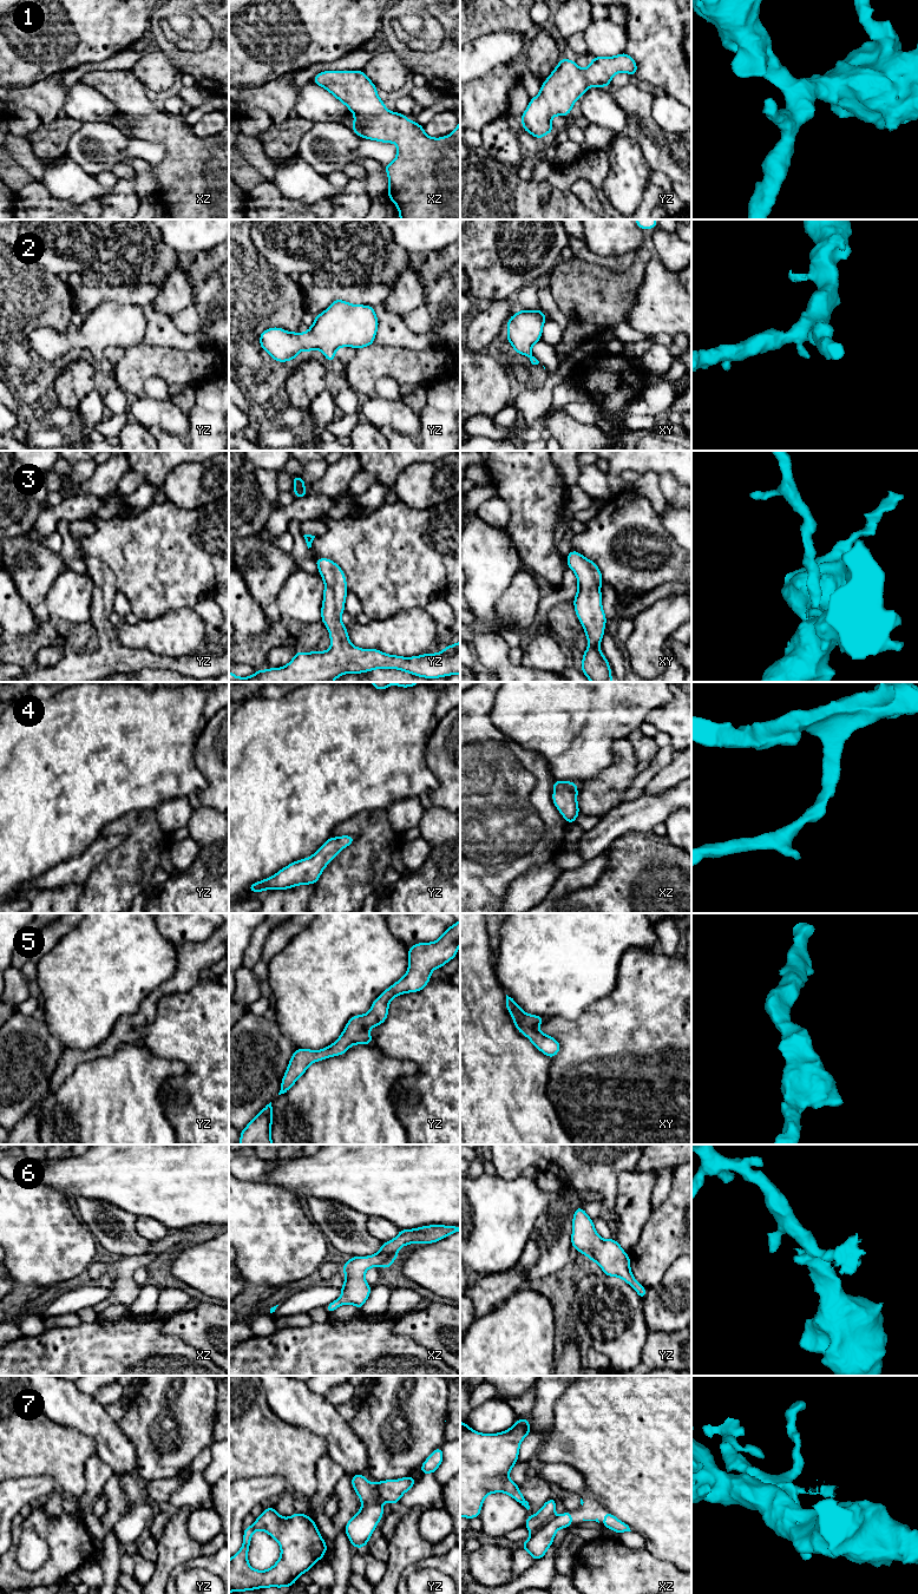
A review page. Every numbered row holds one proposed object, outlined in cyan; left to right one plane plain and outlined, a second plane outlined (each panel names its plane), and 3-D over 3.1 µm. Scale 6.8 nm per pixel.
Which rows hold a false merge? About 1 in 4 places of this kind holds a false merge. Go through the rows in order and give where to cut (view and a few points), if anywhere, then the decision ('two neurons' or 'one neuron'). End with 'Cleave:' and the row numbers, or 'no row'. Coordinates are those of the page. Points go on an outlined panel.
1: no cut; one neuron
2: no cut; one neuron
3: no cut; one neuron
4: no cut; one neuron
5: no cut; one neuron
6: no cut; one neuron
7: cut in xz along (553, 1515), (532, 1533); two neurons
Cleave: 7

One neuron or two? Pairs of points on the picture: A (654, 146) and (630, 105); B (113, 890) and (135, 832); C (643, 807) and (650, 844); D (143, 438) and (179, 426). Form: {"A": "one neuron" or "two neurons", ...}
{"A": "one neuron", "B": "one neuron", "C": "two neurons", "D": "two neurons"}

